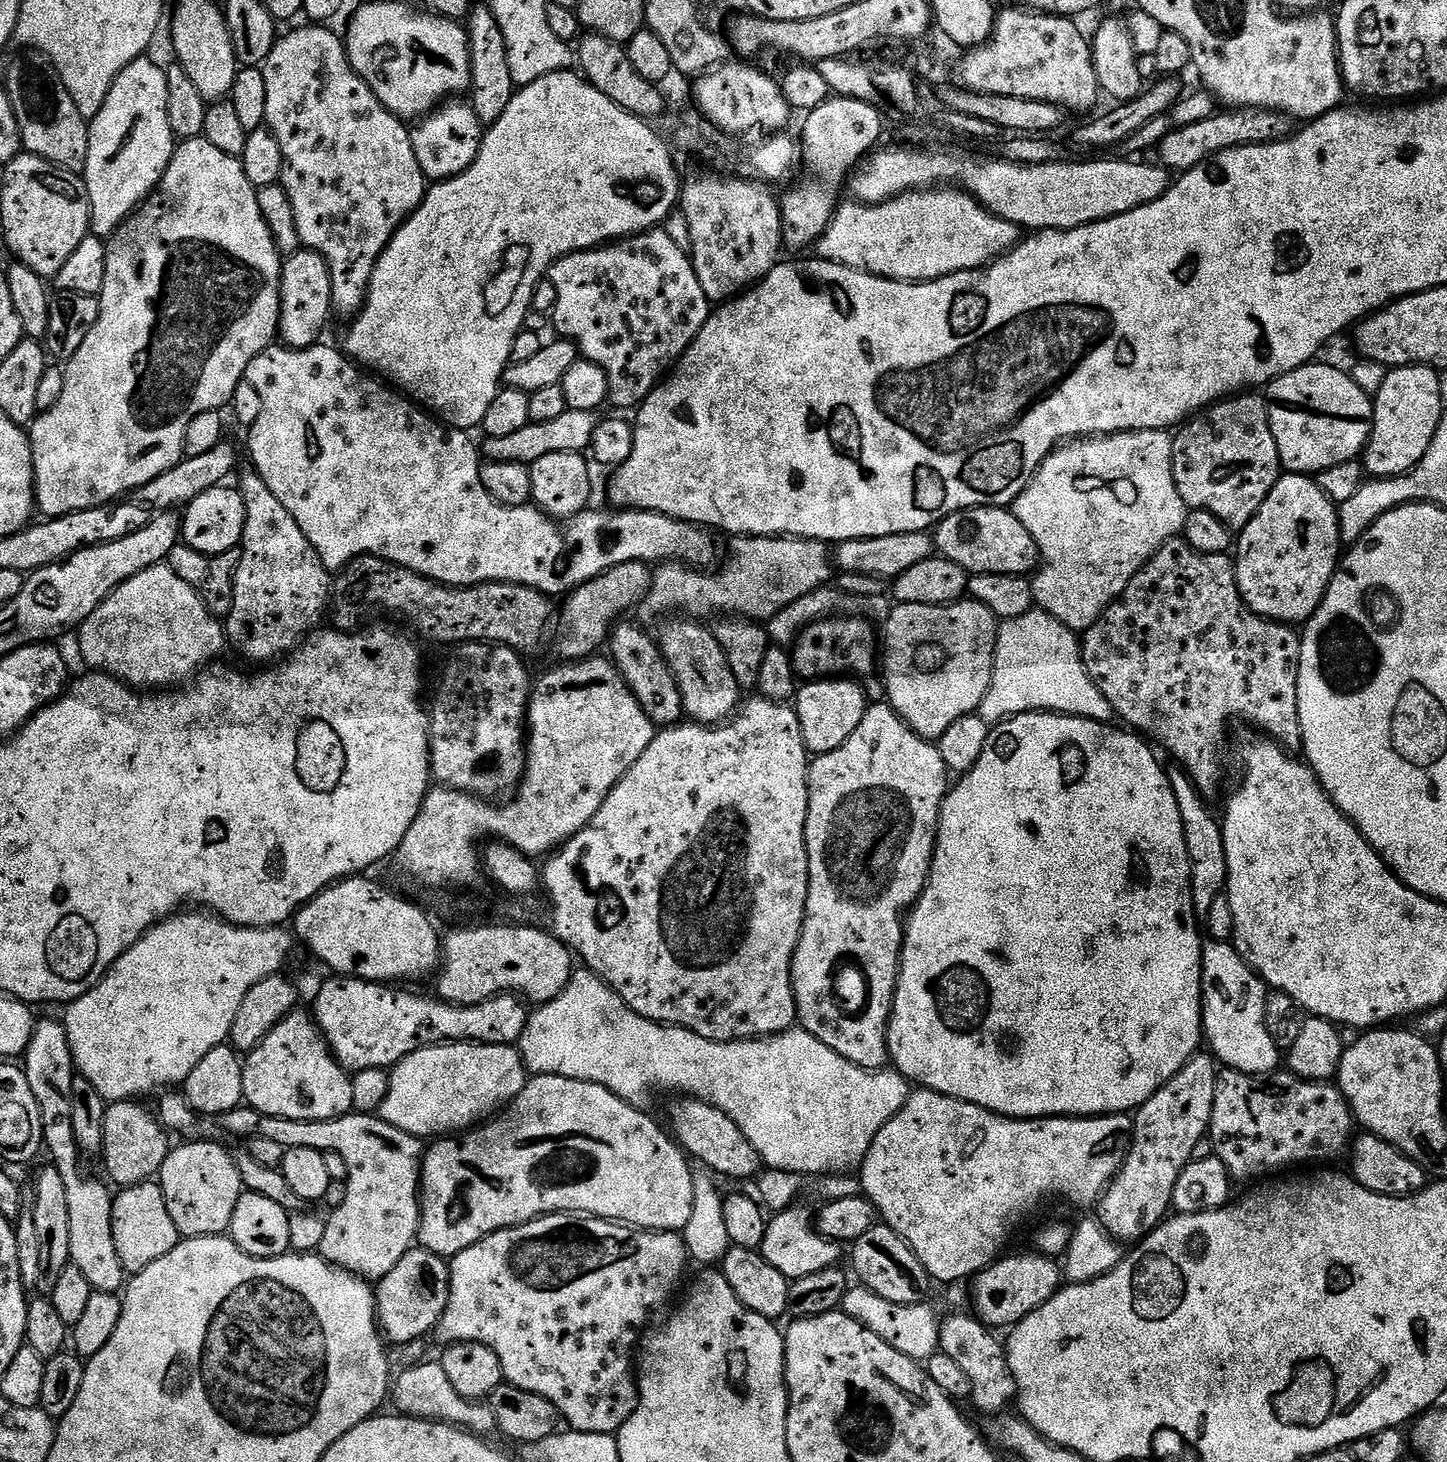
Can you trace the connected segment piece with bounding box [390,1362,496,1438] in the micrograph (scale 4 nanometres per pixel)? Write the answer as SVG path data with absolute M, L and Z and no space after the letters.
M438 1362L432 1364L412 1364L405 1372L395 1373L390 1384L390 1400L396 1403L395 1411L402 1416L408 1416L412 1420L432 1420L435 1424L450 1424L454 1428L463 1428L466 1432L471 1432L481 1438L488 1438L496 1432L494 1414L487 1403L462 1398L458 1390L454 1390L454 1385L450 1383L450 1378L446 1375L446 1370Z

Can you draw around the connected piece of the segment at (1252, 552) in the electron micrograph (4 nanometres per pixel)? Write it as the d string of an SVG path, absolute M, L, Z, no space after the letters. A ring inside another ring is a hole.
M1284 474L1281 475L1280 481L1273 486L1270 494L1266 494L1266 502L1250 518L1250 522L1245 528L1239 529L1238 539L1234 544L1234 563L1236 565L1236 585L1240 591L1240 596L1244 599L1244 605L1254 614L1264 617L1266 620L1276 620L1279 624L1291 624L1293 626L1303 626L1318 610L1326 590L1330 586L1333 574L1336 573L1337 567L1342 559L1342 545L1340 542L1340 513L1337 505L1332 503L1332 499L1320 489L1319 483L1308 474Z

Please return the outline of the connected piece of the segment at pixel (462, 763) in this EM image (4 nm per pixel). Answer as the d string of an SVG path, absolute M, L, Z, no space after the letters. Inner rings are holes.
M465 642L455 649L456 652L448 660L444 673L440 676L440 685L436 688L436 701L430 704L428 712L428 735L430 737L428 748L432 752L432 774L437 785L453 788L459 792L469 792L472 796L481 798L496 798L492 796L507 797L513 793L523 781L526 771L526 709L532 699L534 676L528 673L525 657L521 653L507 648L501 644L486 644L483 642Z

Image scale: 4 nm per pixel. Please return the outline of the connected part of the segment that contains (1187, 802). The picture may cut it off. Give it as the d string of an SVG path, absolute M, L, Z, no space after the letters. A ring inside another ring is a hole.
M1171 765L1167 769L1167 773L1171 790L1173 790L1177 799L1178 810L1182 817L1186 850L1190 855L1191 898L1194 902L1197 919L1202 920L1206 913L1209 912L1214 899L1223 895L1227 887L1228 863L1226 862L1223 827L1217 817L1215 820L1211 816L1206 804L1208 803L1207 799L1203 796L1203 793L1197 790L1196 784L1193 783L1188 773L1180 765Z

